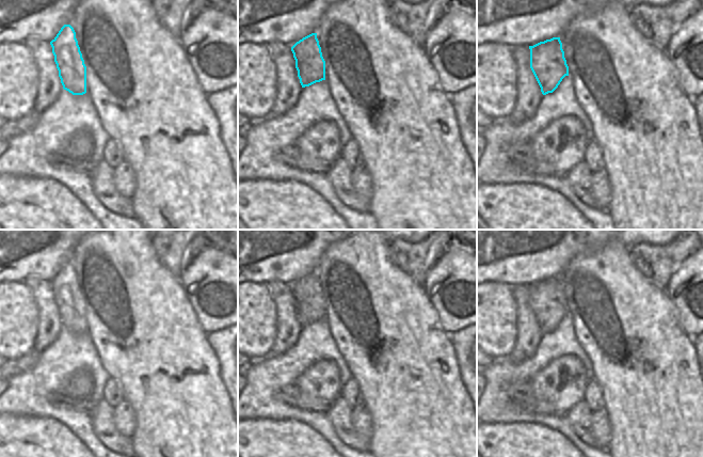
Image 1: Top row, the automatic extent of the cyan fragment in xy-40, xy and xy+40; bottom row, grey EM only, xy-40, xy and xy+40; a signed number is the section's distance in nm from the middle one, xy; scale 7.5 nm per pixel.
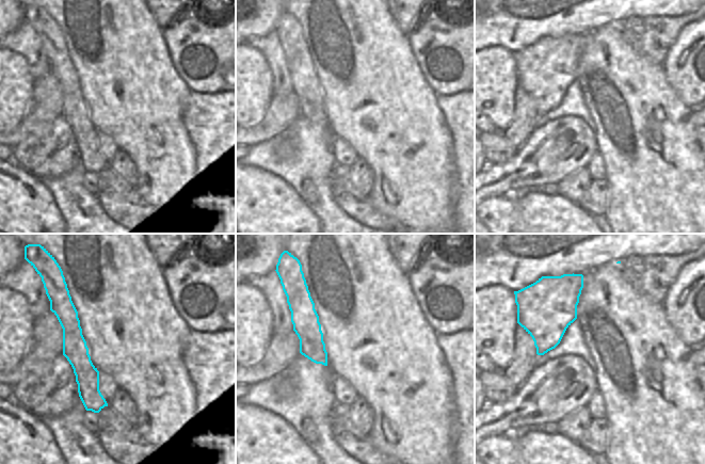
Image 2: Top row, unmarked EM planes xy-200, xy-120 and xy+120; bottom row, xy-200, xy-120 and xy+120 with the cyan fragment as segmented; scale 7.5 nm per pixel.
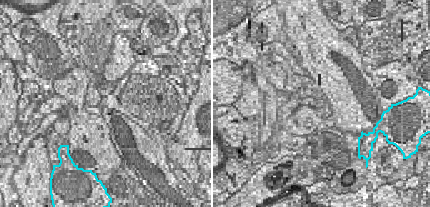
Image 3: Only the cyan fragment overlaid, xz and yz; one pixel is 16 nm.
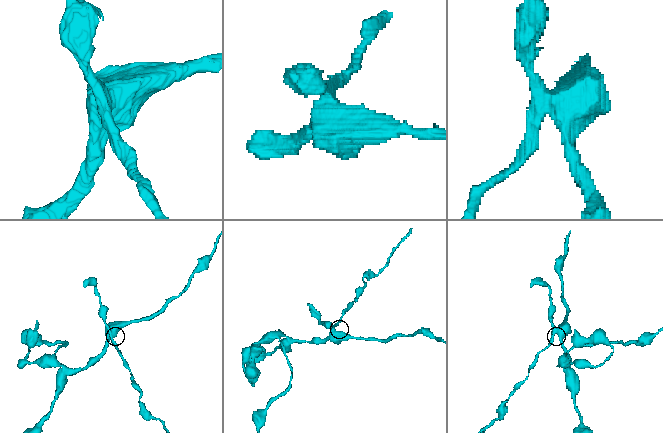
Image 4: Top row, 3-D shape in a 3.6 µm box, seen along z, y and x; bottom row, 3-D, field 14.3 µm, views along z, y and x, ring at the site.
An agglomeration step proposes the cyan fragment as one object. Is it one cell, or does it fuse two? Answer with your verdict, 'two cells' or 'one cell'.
two cells

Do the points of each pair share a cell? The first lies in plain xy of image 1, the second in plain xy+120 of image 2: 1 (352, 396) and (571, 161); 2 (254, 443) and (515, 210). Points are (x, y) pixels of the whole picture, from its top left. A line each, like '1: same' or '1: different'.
1: different
2: same

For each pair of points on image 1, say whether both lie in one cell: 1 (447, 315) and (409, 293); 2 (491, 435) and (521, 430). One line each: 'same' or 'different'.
1: different
2: same

